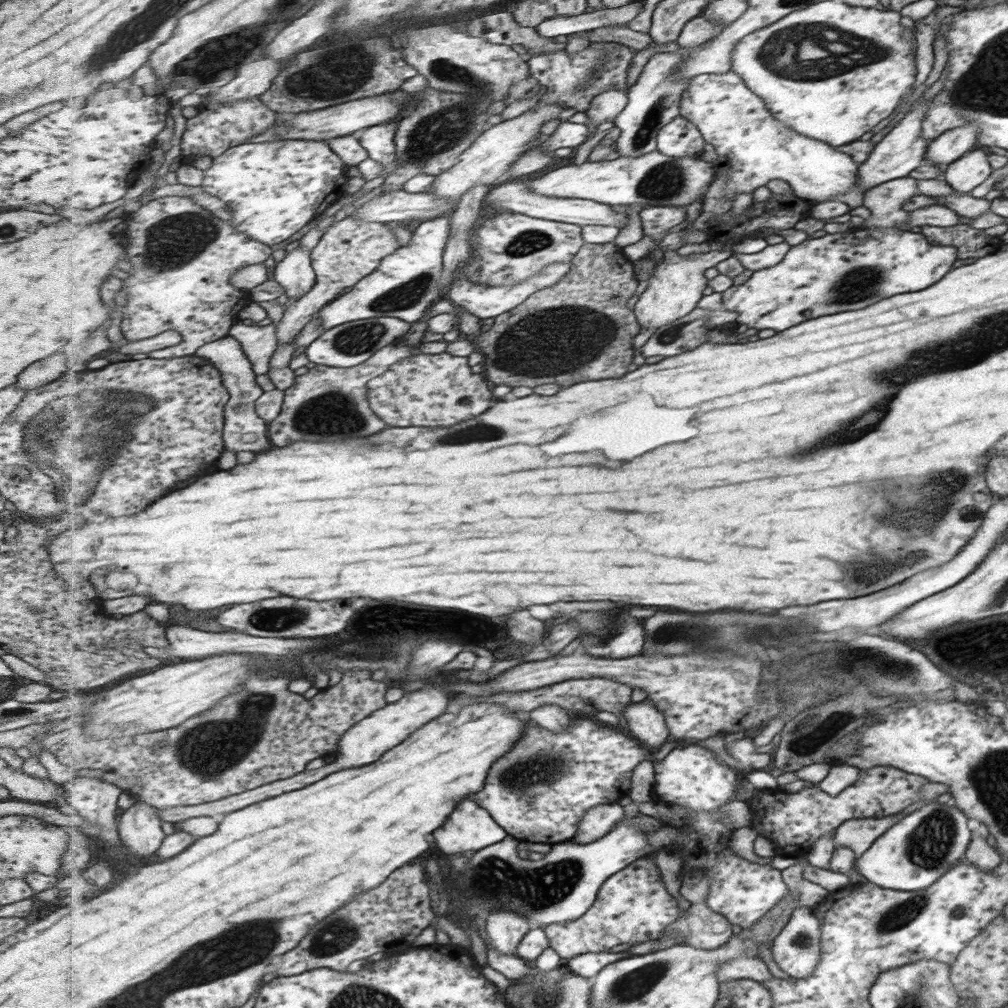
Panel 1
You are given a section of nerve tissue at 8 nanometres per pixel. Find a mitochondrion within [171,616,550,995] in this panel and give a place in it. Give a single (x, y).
(335, 937)

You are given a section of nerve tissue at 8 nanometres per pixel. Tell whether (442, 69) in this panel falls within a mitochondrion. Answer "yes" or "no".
yes

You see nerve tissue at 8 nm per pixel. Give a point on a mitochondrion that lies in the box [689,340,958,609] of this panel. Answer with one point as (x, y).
(840, 436)

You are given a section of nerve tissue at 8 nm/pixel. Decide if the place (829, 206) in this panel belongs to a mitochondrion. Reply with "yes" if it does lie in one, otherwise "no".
no

